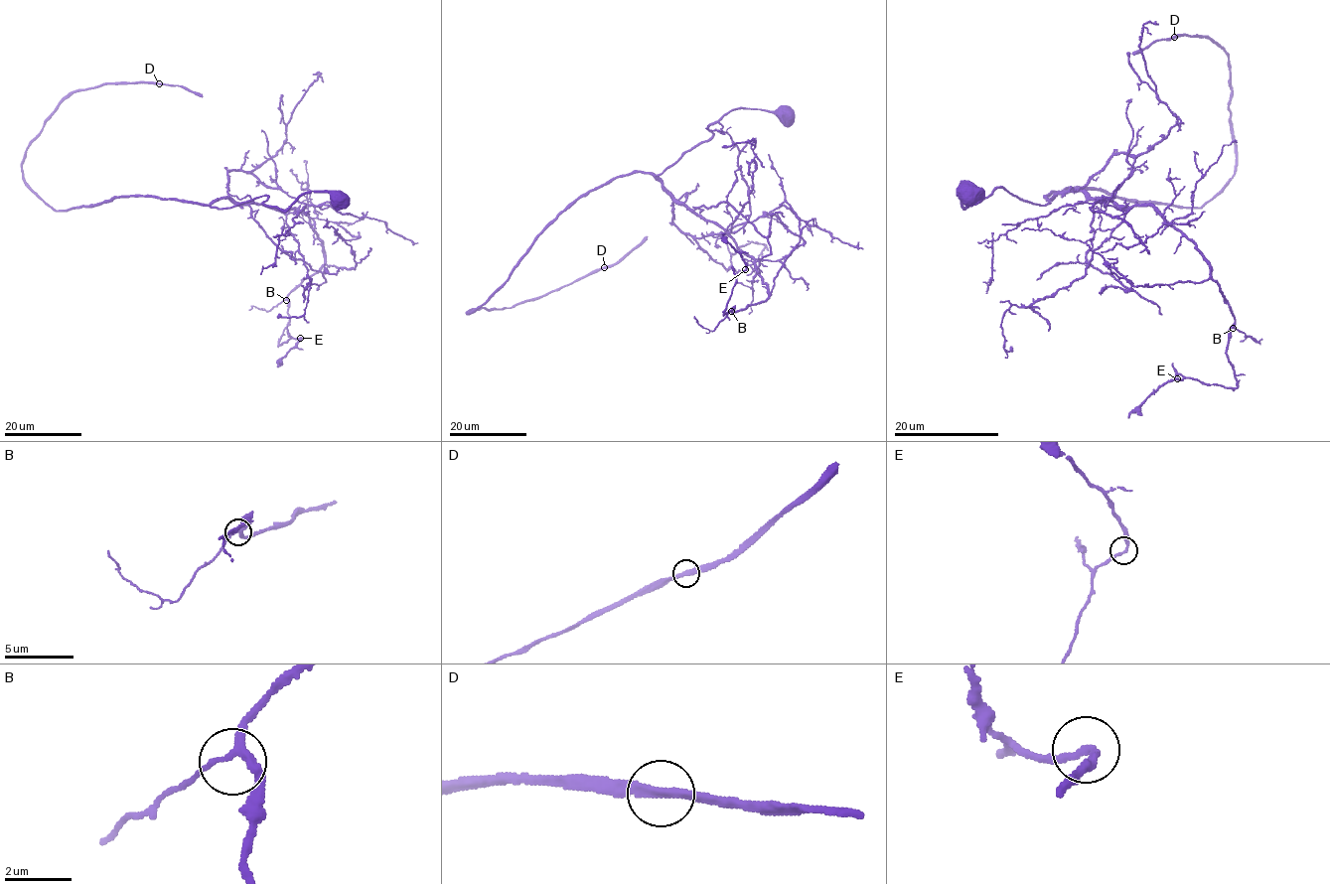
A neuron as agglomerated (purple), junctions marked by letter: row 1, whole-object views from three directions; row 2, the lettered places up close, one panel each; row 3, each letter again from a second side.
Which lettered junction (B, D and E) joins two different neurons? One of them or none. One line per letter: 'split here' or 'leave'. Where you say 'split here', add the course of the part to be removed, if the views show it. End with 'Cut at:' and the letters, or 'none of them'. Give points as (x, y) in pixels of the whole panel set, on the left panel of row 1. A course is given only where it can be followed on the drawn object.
B: leave
D: leave
E: leave
Cut at: none of them

